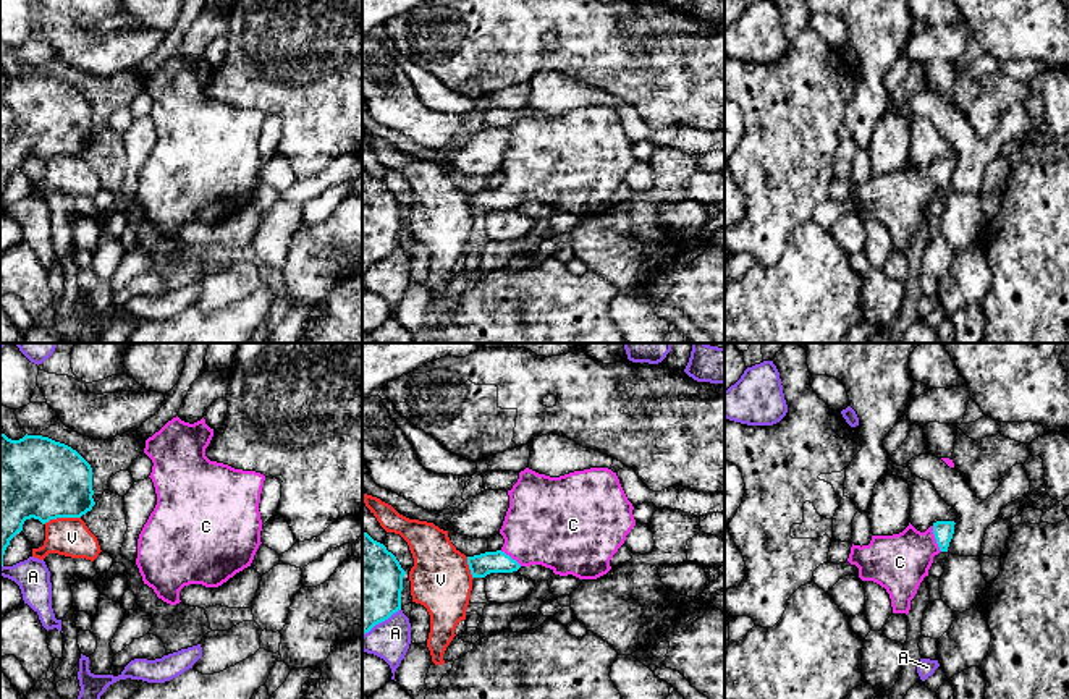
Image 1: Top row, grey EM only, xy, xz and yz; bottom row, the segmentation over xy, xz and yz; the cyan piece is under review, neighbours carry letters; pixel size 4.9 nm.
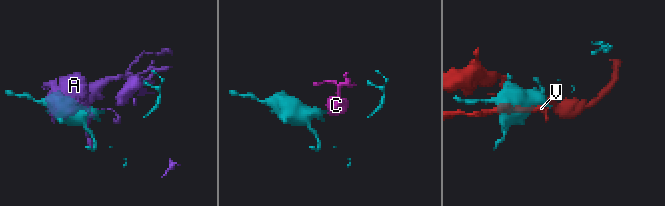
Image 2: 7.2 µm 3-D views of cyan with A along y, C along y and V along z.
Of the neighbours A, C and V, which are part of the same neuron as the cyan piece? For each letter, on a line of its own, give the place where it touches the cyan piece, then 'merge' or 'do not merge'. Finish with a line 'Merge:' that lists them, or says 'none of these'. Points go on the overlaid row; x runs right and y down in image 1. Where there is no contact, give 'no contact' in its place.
A: contact xz (380, 622); do not merge
C: contact yz (935, 538); merge
V: contact xy (62, 516); do not merge
Merge: C

